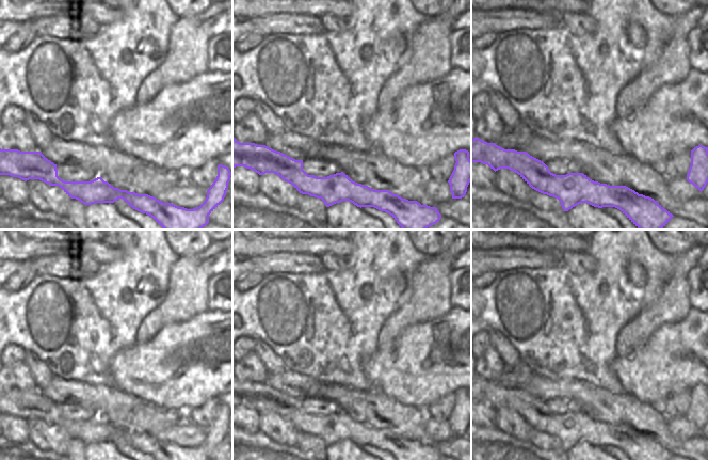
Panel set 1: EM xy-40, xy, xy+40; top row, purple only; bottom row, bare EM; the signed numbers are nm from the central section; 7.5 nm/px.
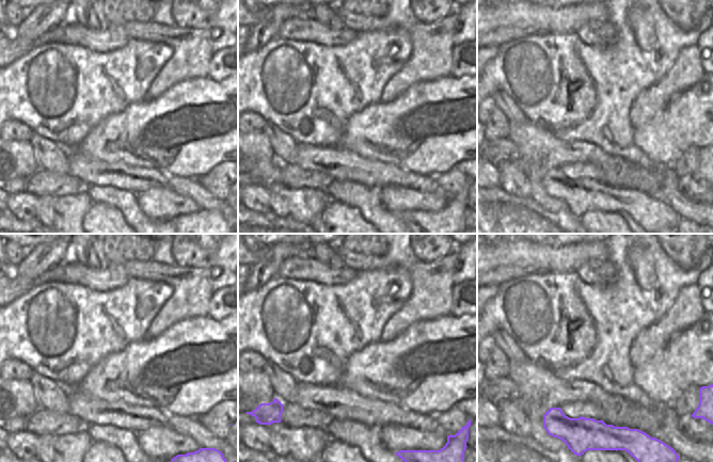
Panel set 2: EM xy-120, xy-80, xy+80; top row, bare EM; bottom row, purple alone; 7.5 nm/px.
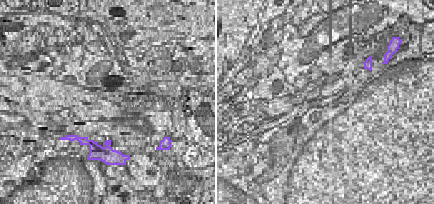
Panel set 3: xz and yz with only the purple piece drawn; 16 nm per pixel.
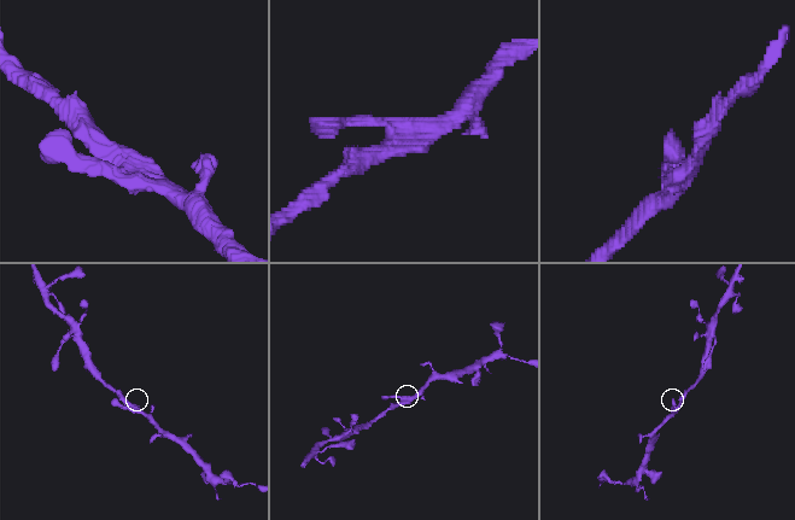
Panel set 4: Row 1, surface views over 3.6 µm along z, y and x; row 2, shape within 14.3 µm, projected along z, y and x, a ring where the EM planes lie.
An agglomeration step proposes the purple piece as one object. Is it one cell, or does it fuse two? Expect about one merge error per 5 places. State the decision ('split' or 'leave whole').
leave whole

